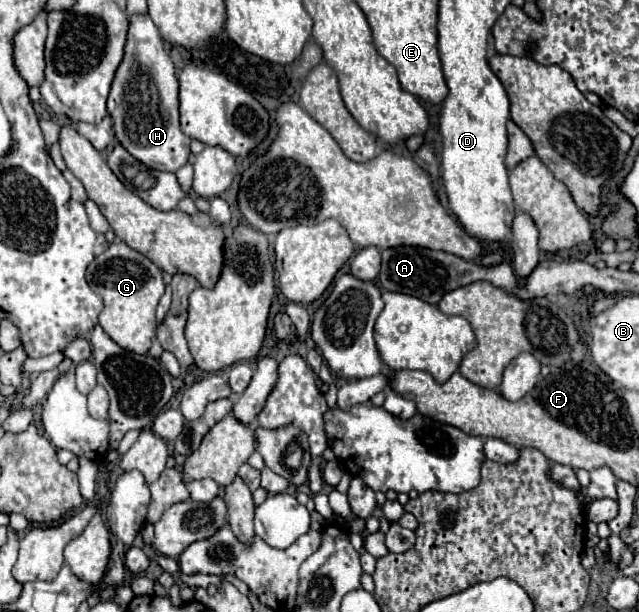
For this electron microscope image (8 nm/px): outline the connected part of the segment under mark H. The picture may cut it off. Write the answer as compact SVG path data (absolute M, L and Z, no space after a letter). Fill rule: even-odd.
M133 16L125 58L115 74L107 110L113 116L117 140L123 148L153 170L175 172L189 158L189 136L179 126L179 82L171 58L163 50L163 40L149 16Z

